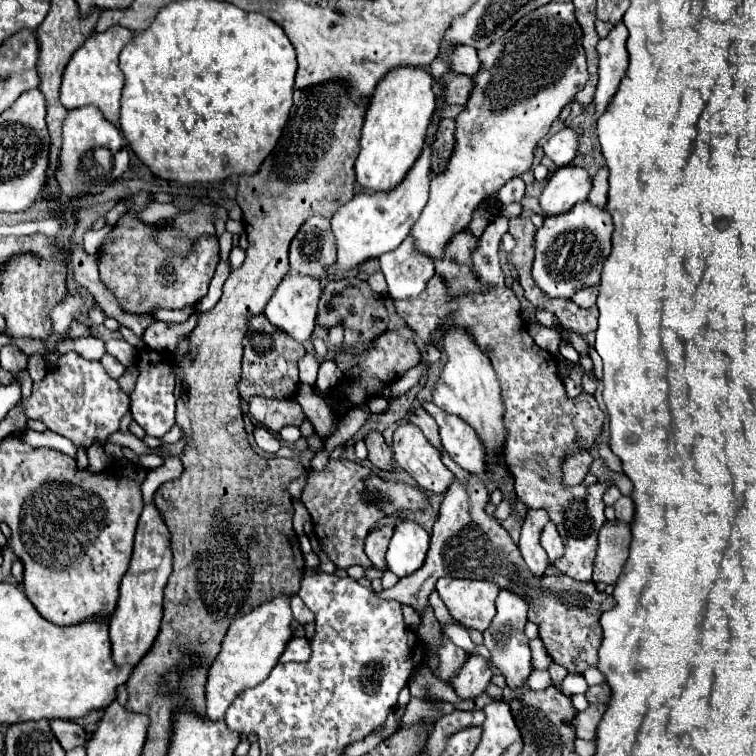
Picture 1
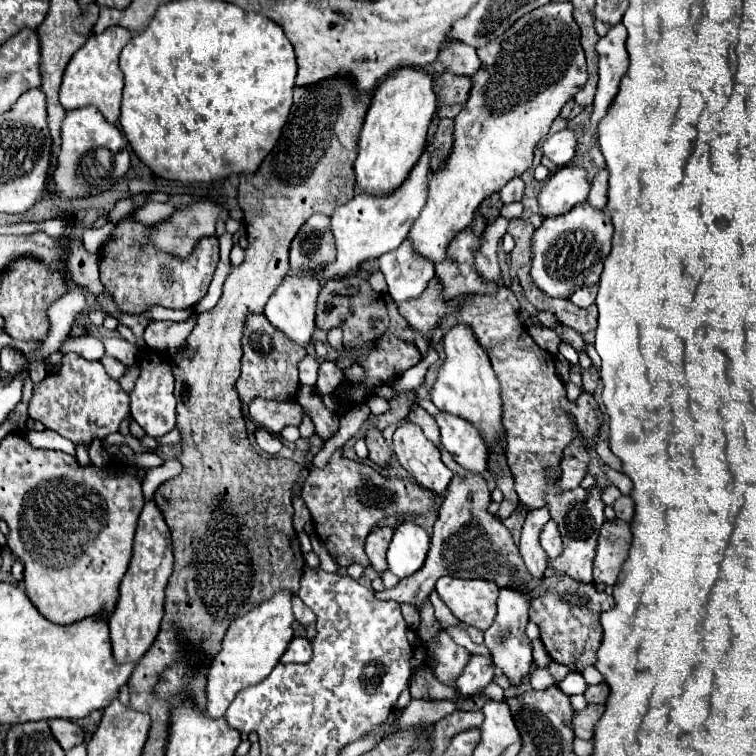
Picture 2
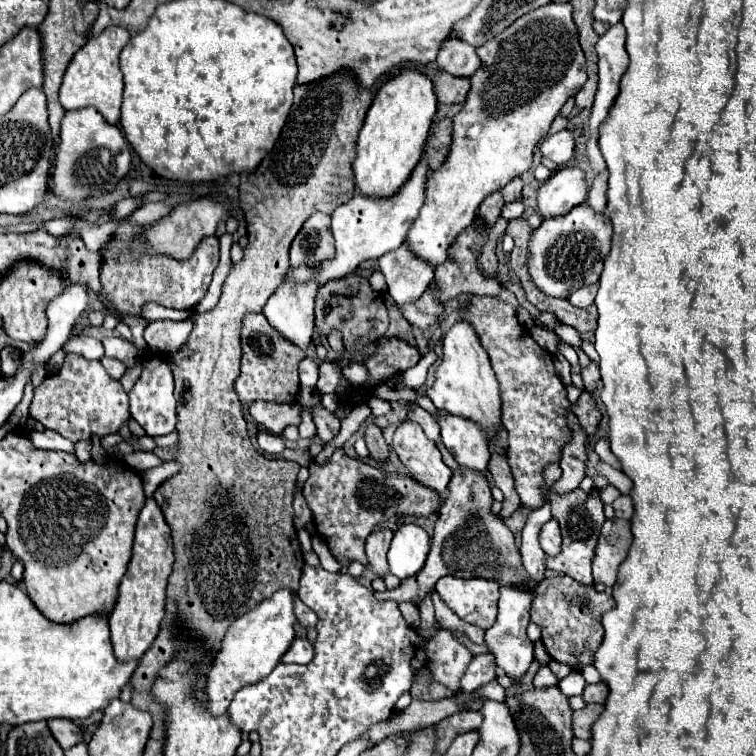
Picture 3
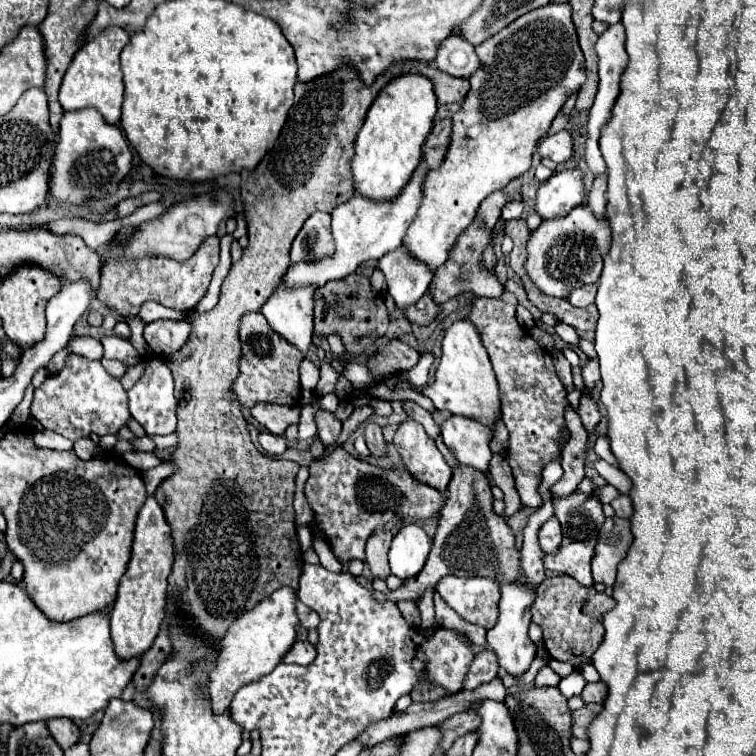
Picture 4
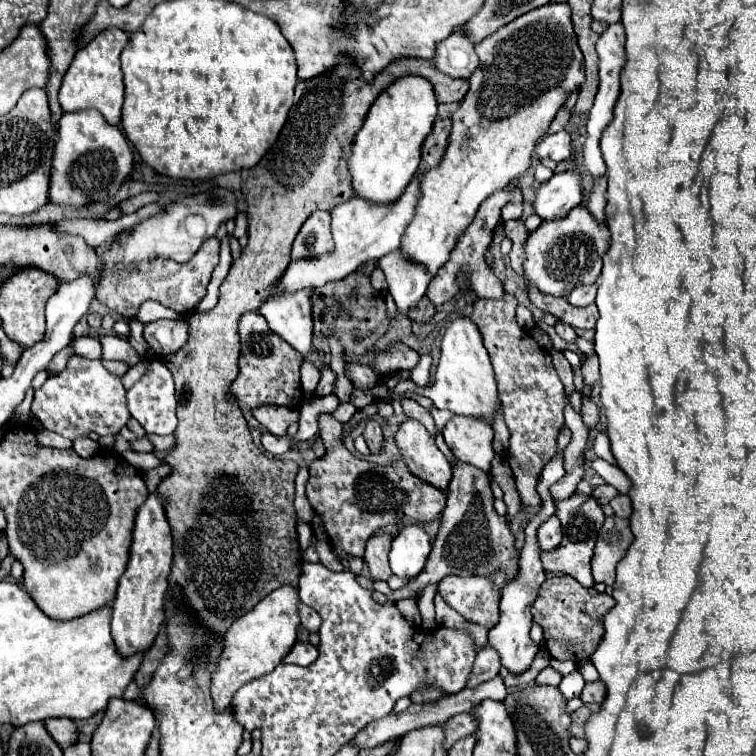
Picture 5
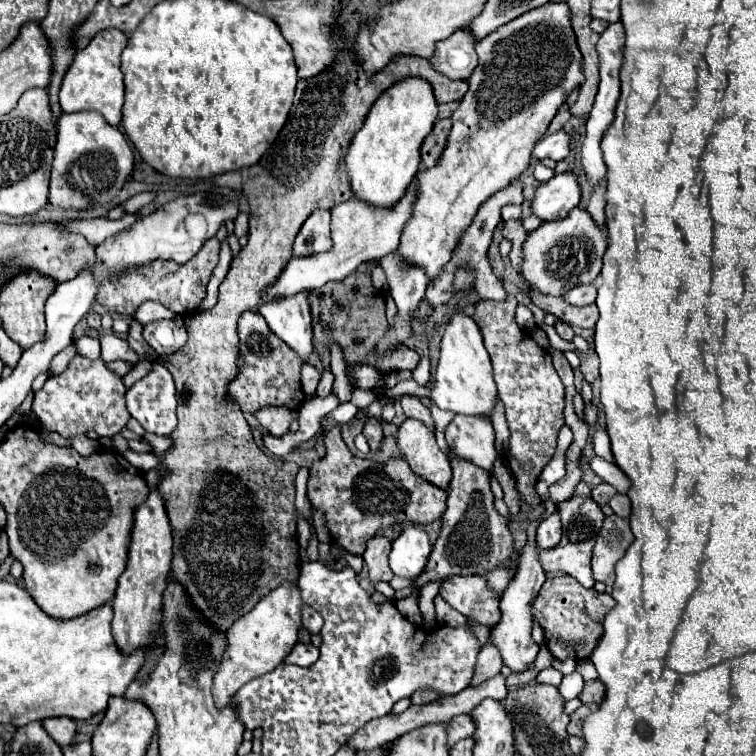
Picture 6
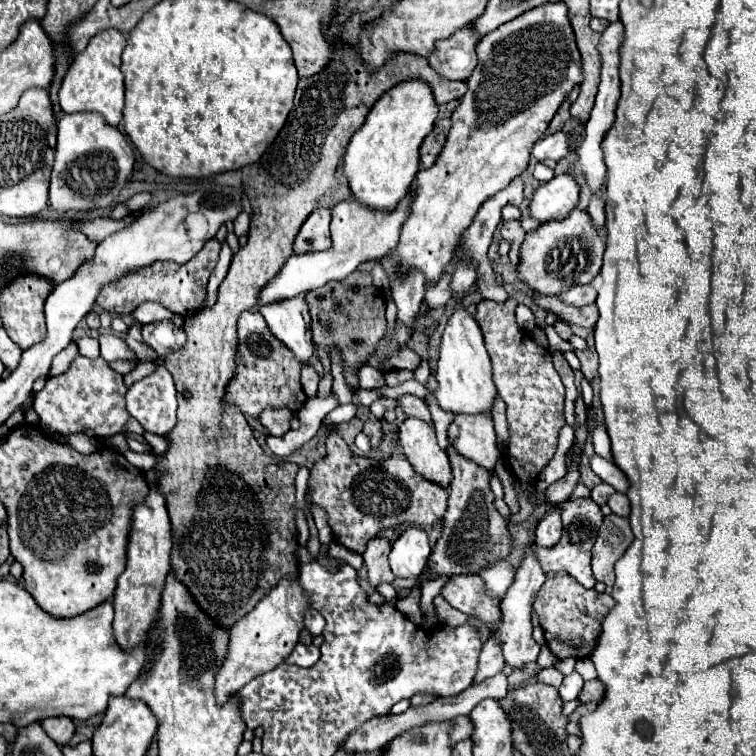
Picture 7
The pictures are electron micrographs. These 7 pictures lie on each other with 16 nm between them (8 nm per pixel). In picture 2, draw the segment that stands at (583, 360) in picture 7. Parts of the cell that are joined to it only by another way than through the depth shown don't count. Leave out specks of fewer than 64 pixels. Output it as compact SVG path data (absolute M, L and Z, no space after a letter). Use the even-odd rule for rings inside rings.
M590 366L586 370L582 370L582 382L584 382L584 390L586 392L594 392L596 386L598 386L598 380L600 380L600 374L596 370L596 366Z

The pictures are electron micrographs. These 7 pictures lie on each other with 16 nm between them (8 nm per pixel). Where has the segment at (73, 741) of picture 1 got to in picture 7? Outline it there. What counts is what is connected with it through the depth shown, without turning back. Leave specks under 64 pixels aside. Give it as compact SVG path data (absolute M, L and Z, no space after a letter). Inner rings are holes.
M58 716L58 718L44 718L40 722L44 732L56 742L56 744L68 744L74 734L74 722L70 718Z

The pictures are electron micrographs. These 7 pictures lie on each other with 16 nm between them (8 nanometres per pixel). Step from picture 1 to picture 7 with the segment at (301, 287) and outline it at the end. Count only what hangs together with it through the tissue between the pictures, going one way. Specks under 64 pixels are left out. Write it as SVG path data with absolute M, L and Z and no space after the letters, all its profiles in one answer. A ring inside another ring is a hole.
M304 296L296 300L284 300L284 304L268 304L260 312L270 332L294 354L300 366L308 366L314 354L312 334L308 332L308 308Z

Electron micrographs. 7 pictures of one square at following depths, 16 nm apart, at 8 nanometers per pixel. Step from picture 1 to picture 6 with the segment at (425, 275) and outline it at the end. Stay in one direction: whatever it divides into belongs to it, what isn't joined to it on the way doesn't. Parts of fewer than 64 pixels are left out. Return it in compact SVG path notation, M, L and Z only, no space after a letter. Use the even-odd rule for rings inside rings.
M390 254L384 256L380 260L386 276L388 276L388 284L390 284L390 294L398 306L398 318L404 318L406 322L414 322L414 312L418 310L420 300L424 298L426 292L426 282L428 278L424 276L424 272L420 270L410 270L398 264L396 258L392 258Z

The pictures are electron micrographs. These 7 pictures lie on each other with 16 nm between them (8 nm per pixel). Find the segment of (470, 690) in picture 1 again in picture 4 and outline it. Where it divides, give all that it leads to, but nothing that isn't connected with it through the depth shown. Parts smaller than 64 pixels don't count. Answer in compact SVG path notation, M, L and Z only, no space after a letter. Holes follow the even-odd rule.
M486 648L486 650L478 652L472 666L470 666L470 672L464 680L464 688L476 688L476 686L496 678L498 668L500 668L500 664L498 664L496 652L492 652L492 648Z

